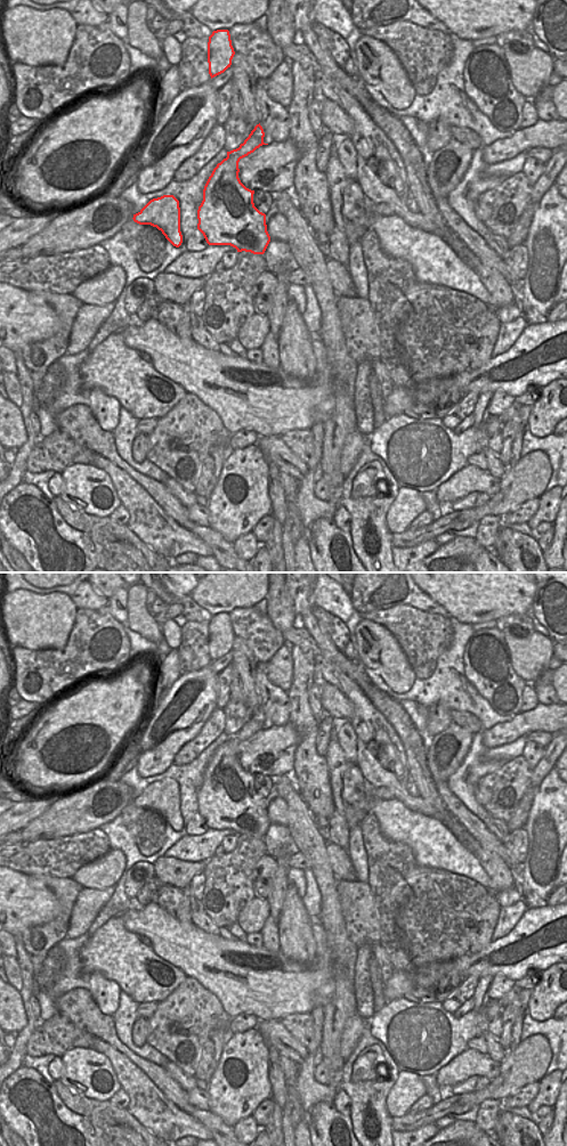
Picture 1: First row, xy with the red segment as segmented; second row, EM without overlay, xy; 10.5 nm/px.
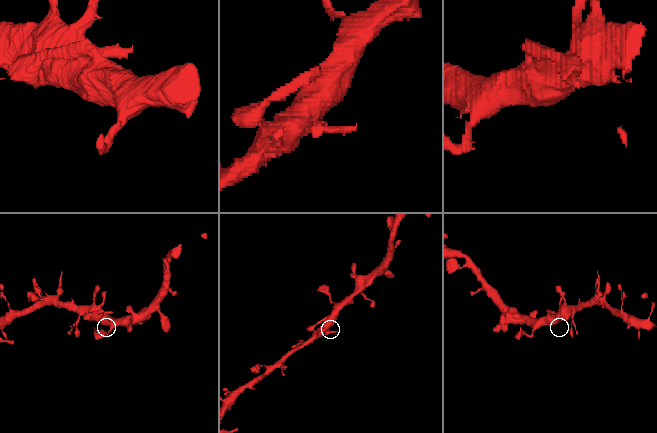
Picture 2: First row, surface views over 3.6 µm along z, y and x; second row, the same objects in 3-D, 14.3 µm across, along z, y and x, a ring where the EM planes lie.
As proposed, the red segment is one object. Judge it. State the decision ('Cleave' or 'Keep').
Keep

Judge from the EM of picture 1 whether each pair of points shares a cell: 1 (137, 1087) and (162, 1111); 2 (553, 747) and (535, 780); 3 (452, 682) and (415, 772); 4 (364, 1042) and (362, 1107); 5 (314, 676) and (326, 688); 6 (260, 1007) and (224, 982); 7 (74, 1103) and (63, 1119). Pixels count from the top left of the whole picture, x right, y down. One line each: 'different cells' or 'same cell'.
1: same cell
2: same cell
3: different cells
4: same cell
5: different cells
6: same cell
7: different cells

